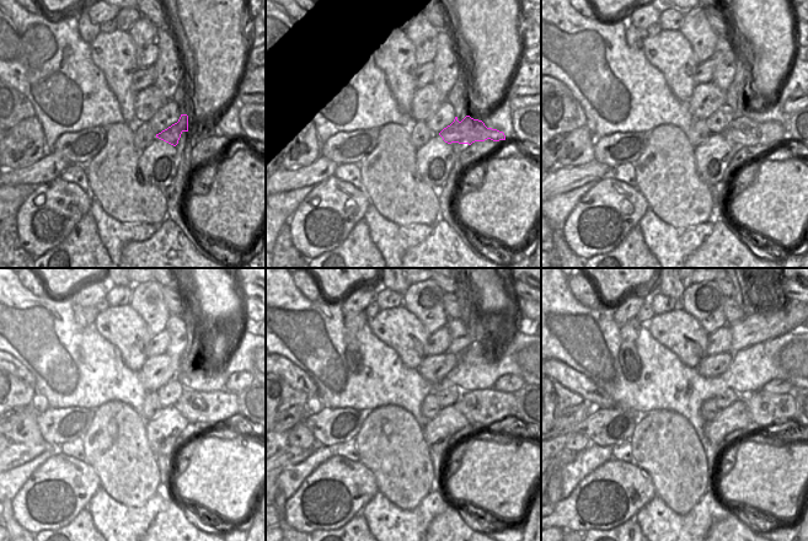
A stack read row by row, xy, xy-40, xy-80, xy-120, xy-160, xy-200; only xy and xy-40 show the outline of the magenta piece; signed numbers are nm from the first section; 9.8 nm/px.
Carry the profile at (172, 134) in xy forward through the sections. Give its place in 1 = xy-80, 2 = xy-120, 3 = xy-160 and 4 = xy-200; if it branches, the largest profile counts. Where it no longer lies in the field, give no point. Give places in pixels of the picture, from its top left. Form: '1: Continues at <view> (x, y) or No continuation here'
1: Continues at xy-80 (742, 132)
2: Continues at xy-120 (220, 406)
3: Continues at xy-160 (487, 407)
4: Continues at xy-200 (766, 410)

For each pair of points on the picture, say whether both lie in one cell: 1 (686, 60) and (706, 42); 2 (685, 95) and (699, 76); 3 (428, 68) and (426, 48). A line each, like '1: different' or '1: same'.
1: different
2: different
3: different

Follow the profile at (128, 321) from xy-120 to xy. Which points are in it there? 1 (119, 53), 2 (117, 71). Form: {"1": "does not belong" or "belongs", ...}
{"1": "belongs", "2": "belongs"}

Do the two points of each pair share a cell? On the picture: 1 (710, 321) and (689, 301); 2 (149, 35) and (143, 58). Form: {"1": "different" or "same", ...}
{"1": "same", "2": "same"}

